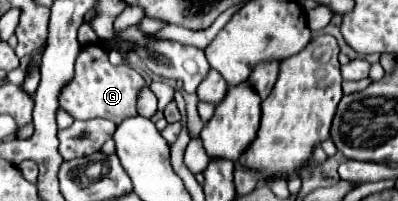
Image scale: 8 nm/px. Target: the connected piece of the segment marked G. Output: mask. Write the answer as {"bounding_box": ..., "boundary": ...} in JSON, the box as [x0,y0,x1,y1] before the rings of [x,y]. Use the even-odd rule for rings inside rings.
{"bounding_box":[60,45,144,125],"boundary":[[[82,45],[76,57],[72,81],[60,91],[60,107],[68,109],[74,119],[110,119],[116,125],[136,115],[136,93],[144,85],[144,77],[128,65],[114,67],[108,61],[108,51],[102,45]]]}

